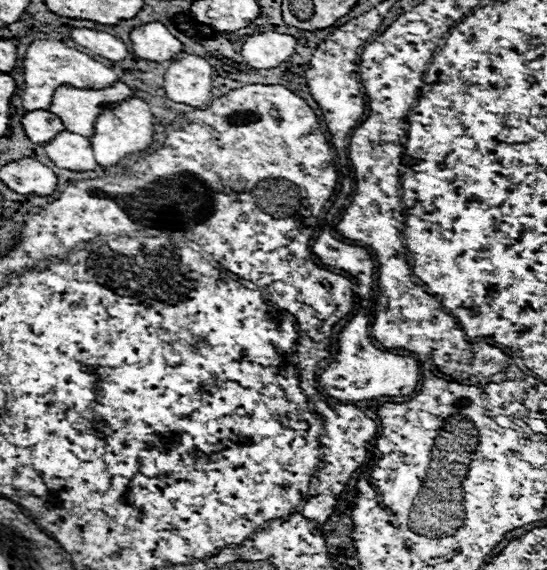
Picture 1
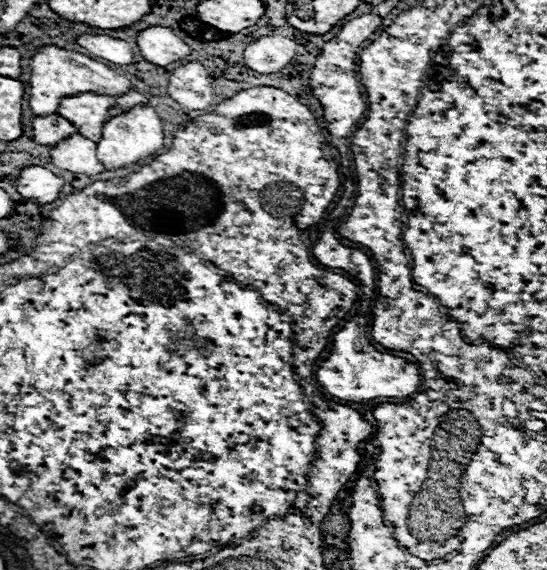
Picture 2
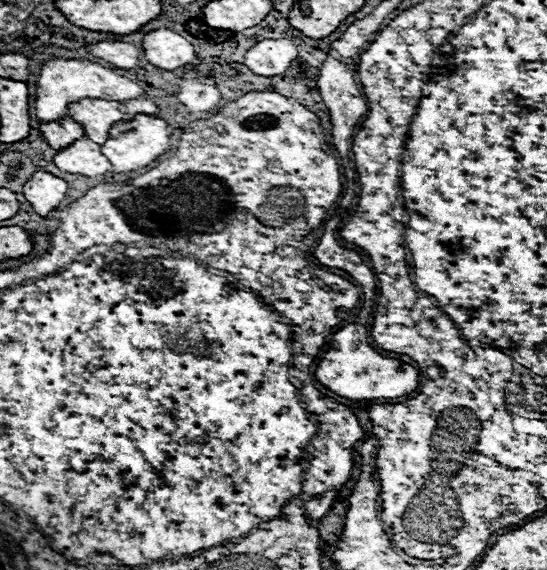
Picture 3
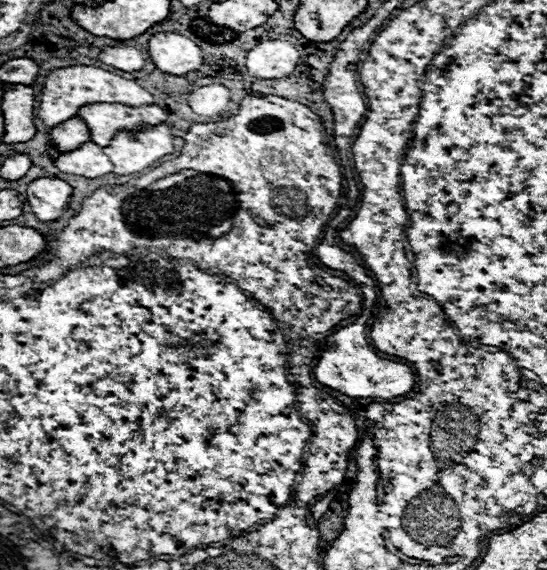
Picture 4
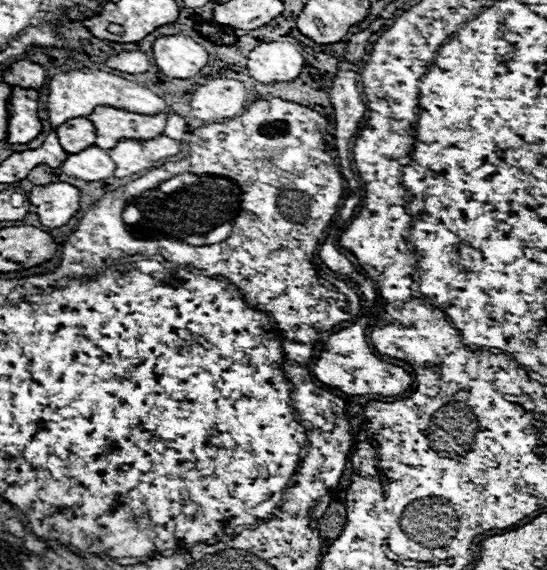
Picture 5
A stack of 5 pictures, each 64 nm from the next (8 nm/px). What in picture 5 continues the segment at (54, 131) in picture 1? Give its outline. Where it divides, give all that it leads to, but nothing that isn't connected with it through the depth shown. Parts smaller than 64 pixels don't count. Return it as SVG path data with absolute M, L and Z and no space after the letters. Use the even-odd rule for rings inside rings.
M72 118L56 128L60 146L68 154L78 154L80 150L86 150L88 146L94 146L96 140L96 128L88 118Z

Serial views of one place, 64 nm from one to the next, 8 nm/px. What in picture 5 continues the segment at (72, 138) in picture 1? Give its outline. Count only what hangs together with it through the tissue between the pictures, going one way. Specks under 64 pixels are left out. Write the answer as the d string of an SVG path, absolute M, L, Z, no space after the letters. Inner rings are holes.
M90 146L80 154L68 156L66 162L60 166L60 170L84 182L98 182L98 180L112 178L116 164L104 150L100 150L98 146Z

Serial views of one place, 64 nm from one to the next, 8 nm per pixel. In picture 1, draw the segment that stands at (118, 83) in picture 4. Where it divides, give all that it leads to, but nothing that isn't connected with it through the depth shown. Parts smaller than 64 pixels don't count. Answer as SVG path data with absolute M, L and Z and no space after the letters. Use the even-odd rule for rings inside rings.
M36 40L26 50L24 82L26 82L26 88L24 88L22 104L26 110L34 112L34 110L50 110L54 92L62 84L68 84L74 88L102 90L102 88L110 88L114 82L120 82L120 78L114 74L112 68L106 68L102 62L98 62L74 48L68 48L58 40Z

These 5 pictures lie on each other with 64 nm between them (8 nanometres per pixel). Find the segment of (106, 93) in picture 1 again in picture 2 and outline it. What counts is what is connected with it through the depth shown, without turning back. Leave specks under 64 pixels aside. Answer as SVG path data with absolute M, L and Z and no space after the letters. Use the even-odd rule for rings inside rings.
M132 92L122 98L80 94L76 98L64 98L64 102L60 104L60 116L68 118L72 124L76 124L84 138L98 142L98 140L102 140L102 126L106 120L114 118L116 114L124 114L138 104L150 106L146 96L140 92Z

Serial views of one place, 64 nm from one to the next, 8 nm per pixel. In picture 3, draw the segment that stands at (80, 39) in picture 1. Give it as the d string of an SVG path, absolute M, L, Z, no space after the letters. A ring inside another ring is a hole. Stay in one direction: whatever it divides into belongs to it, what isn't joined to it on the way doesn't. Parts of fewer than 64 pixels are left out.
M126 42L90 44L90 54L94 54L96 58L102 58L104 62L110 62L116 68L122 68L122 70L136 68L138 60L140 60L140 56L130 54L130 44L126 44Z

